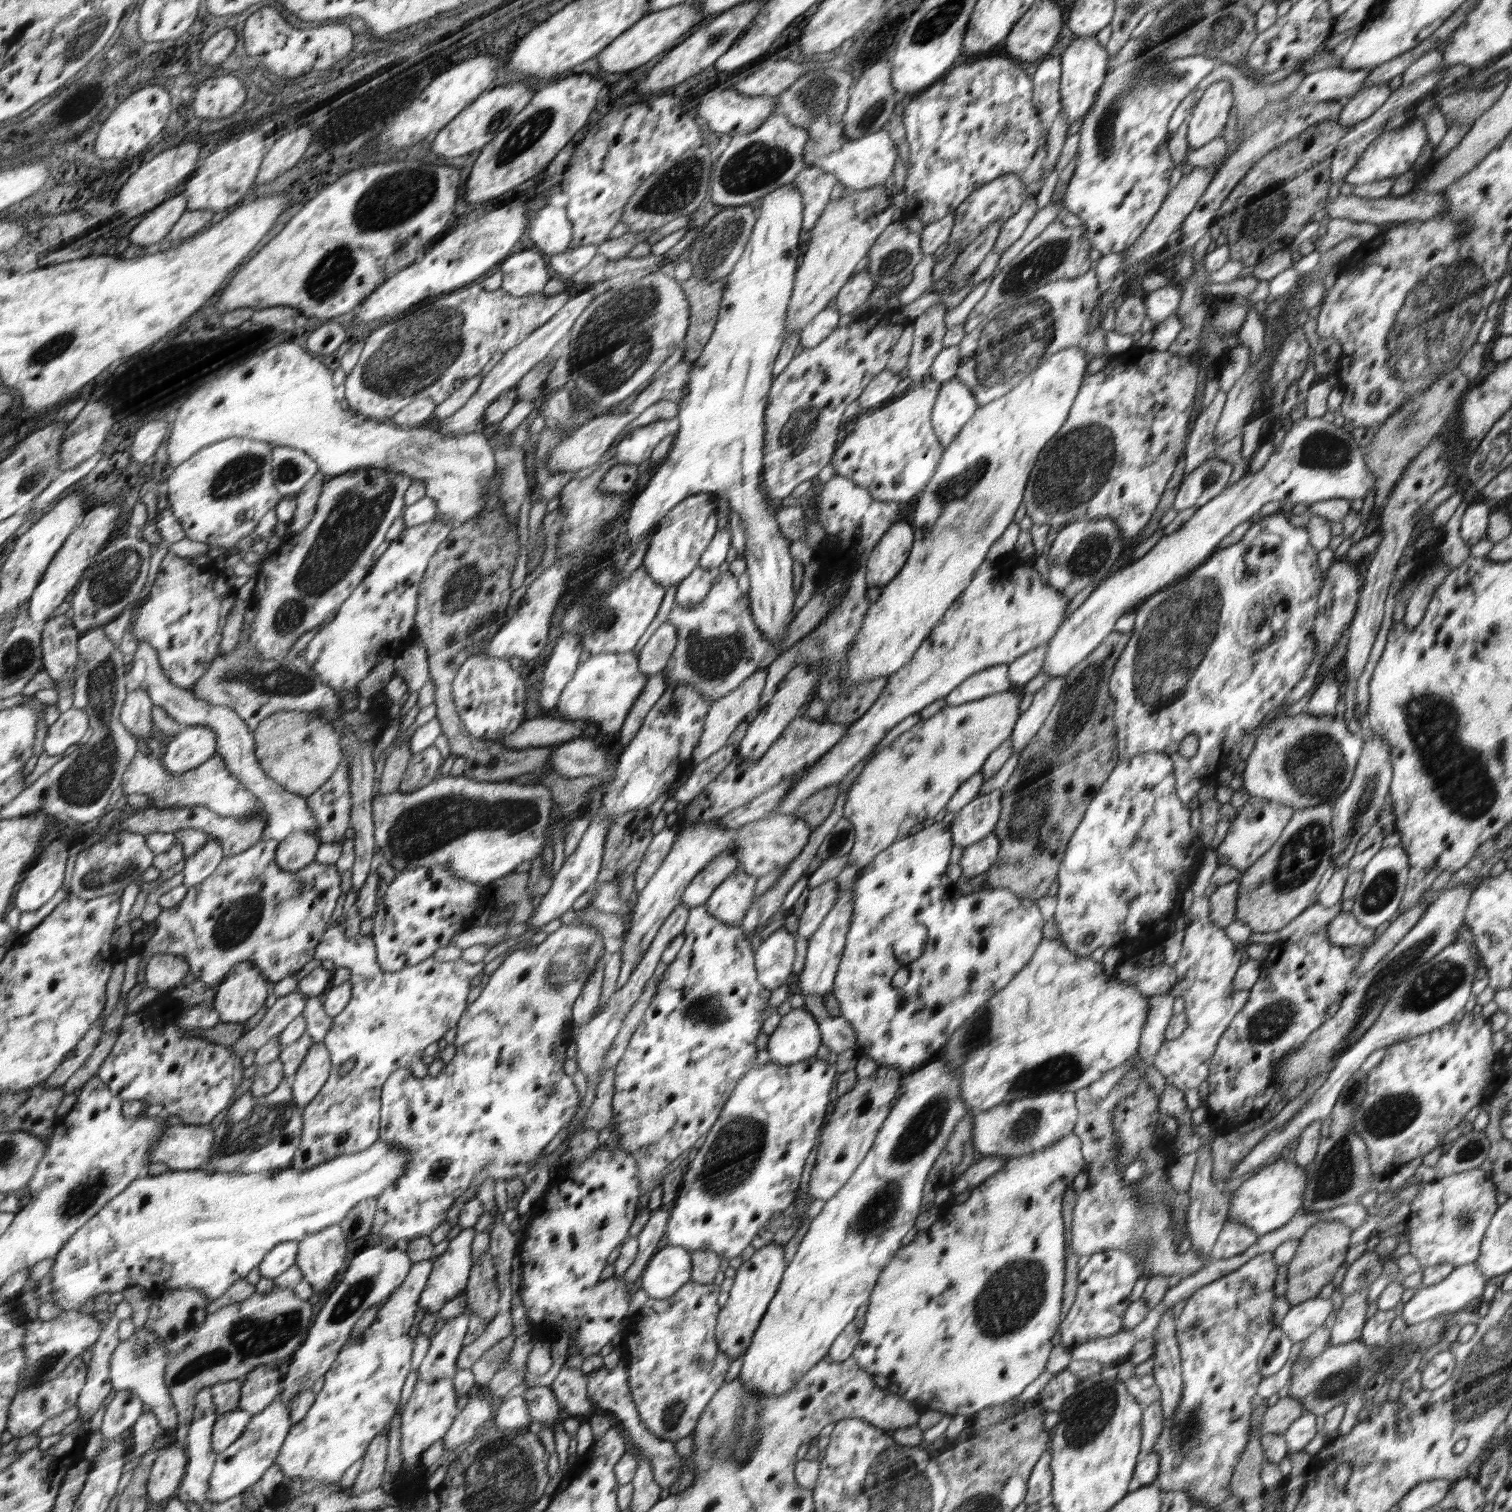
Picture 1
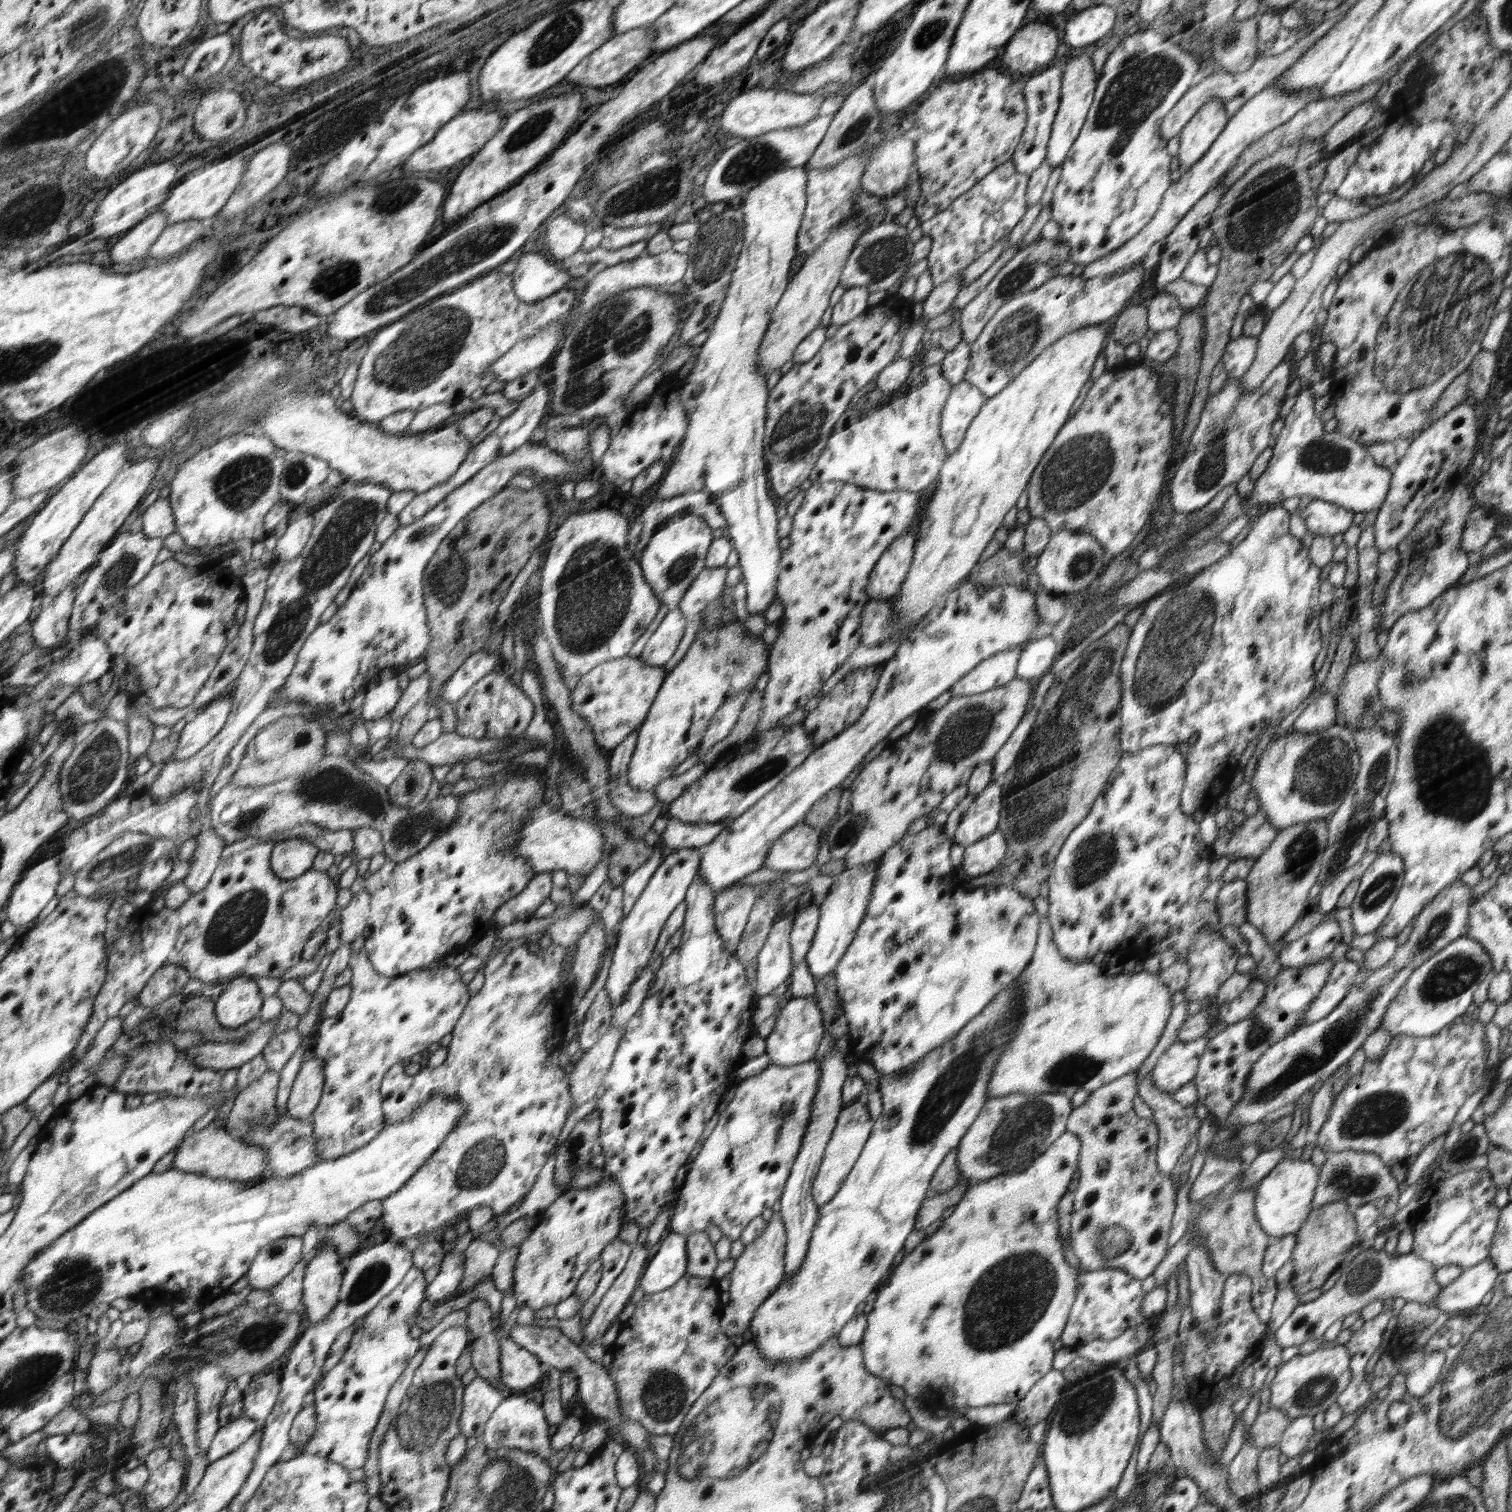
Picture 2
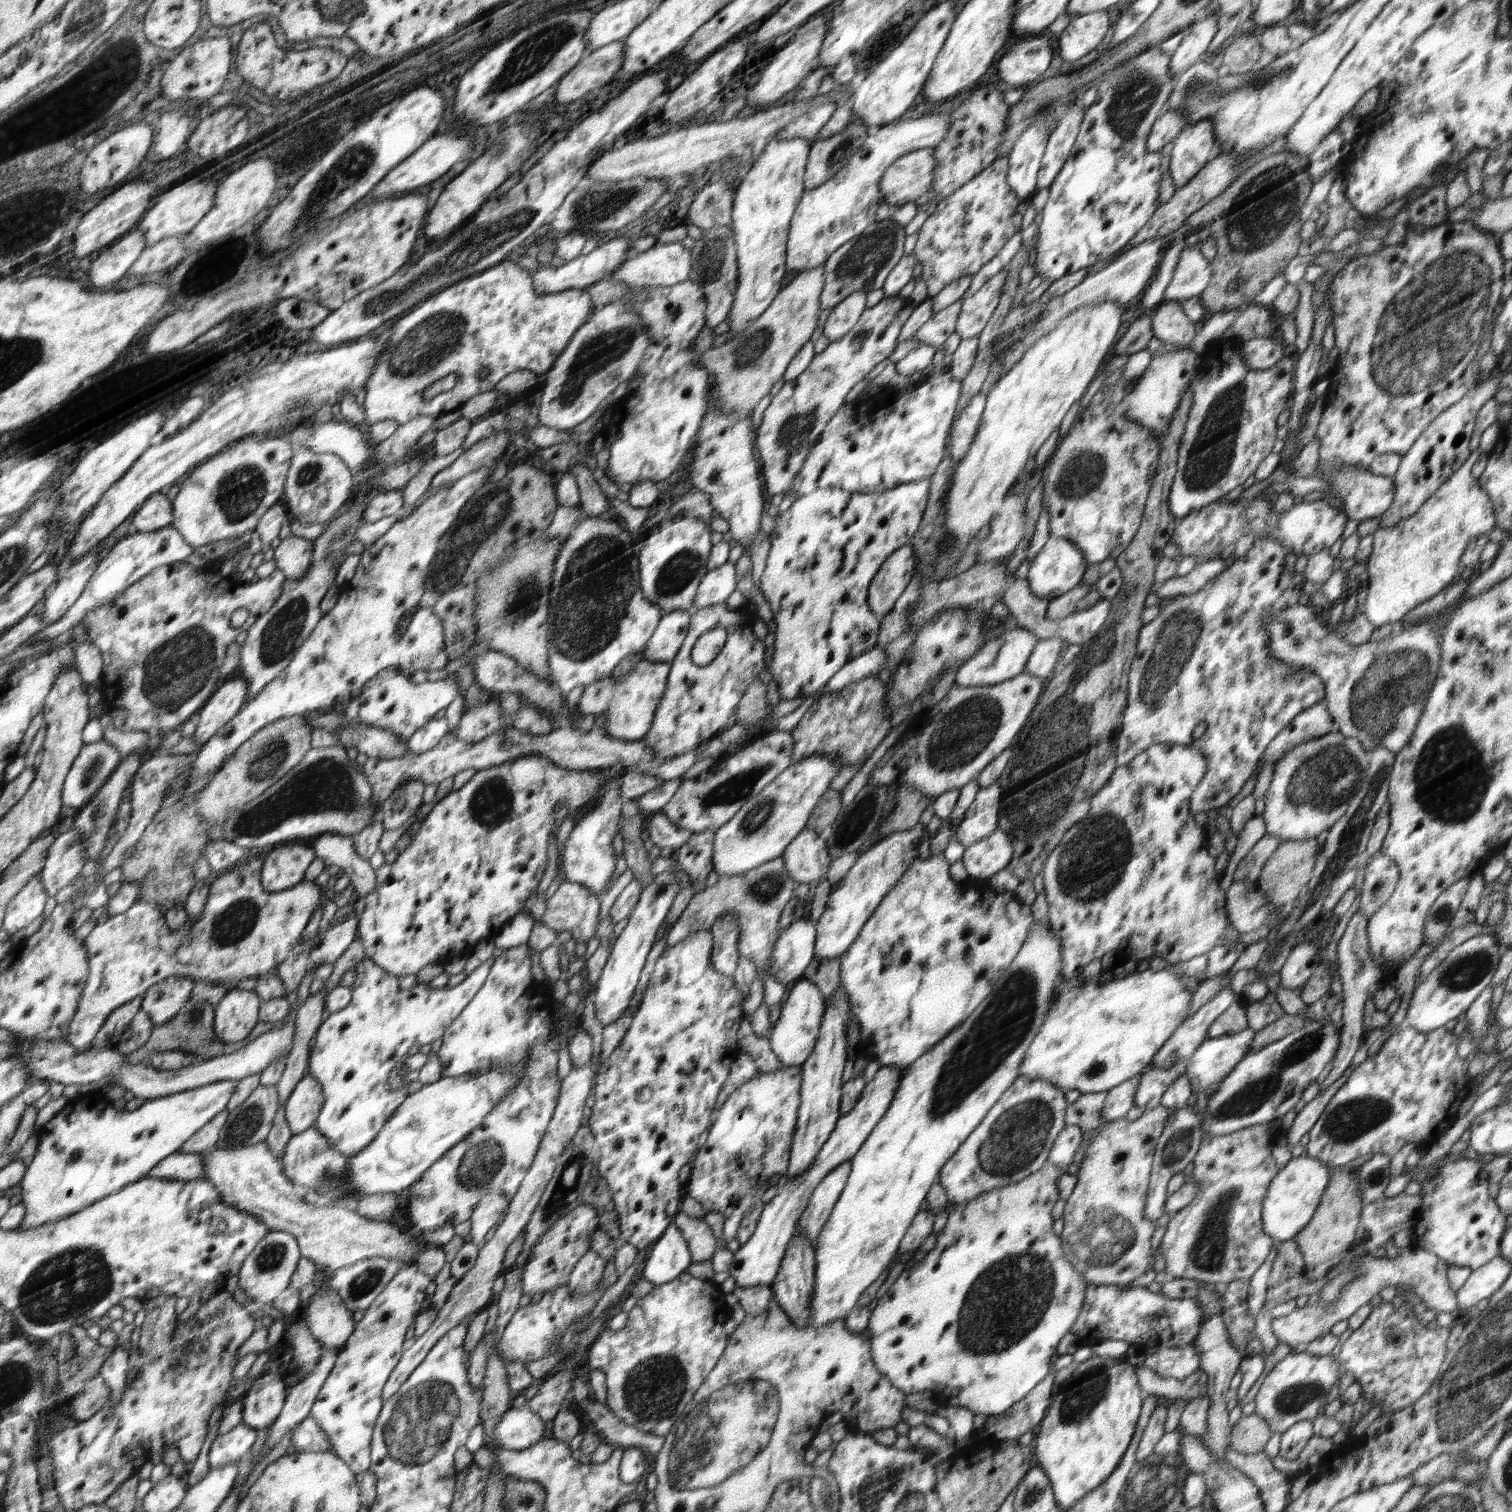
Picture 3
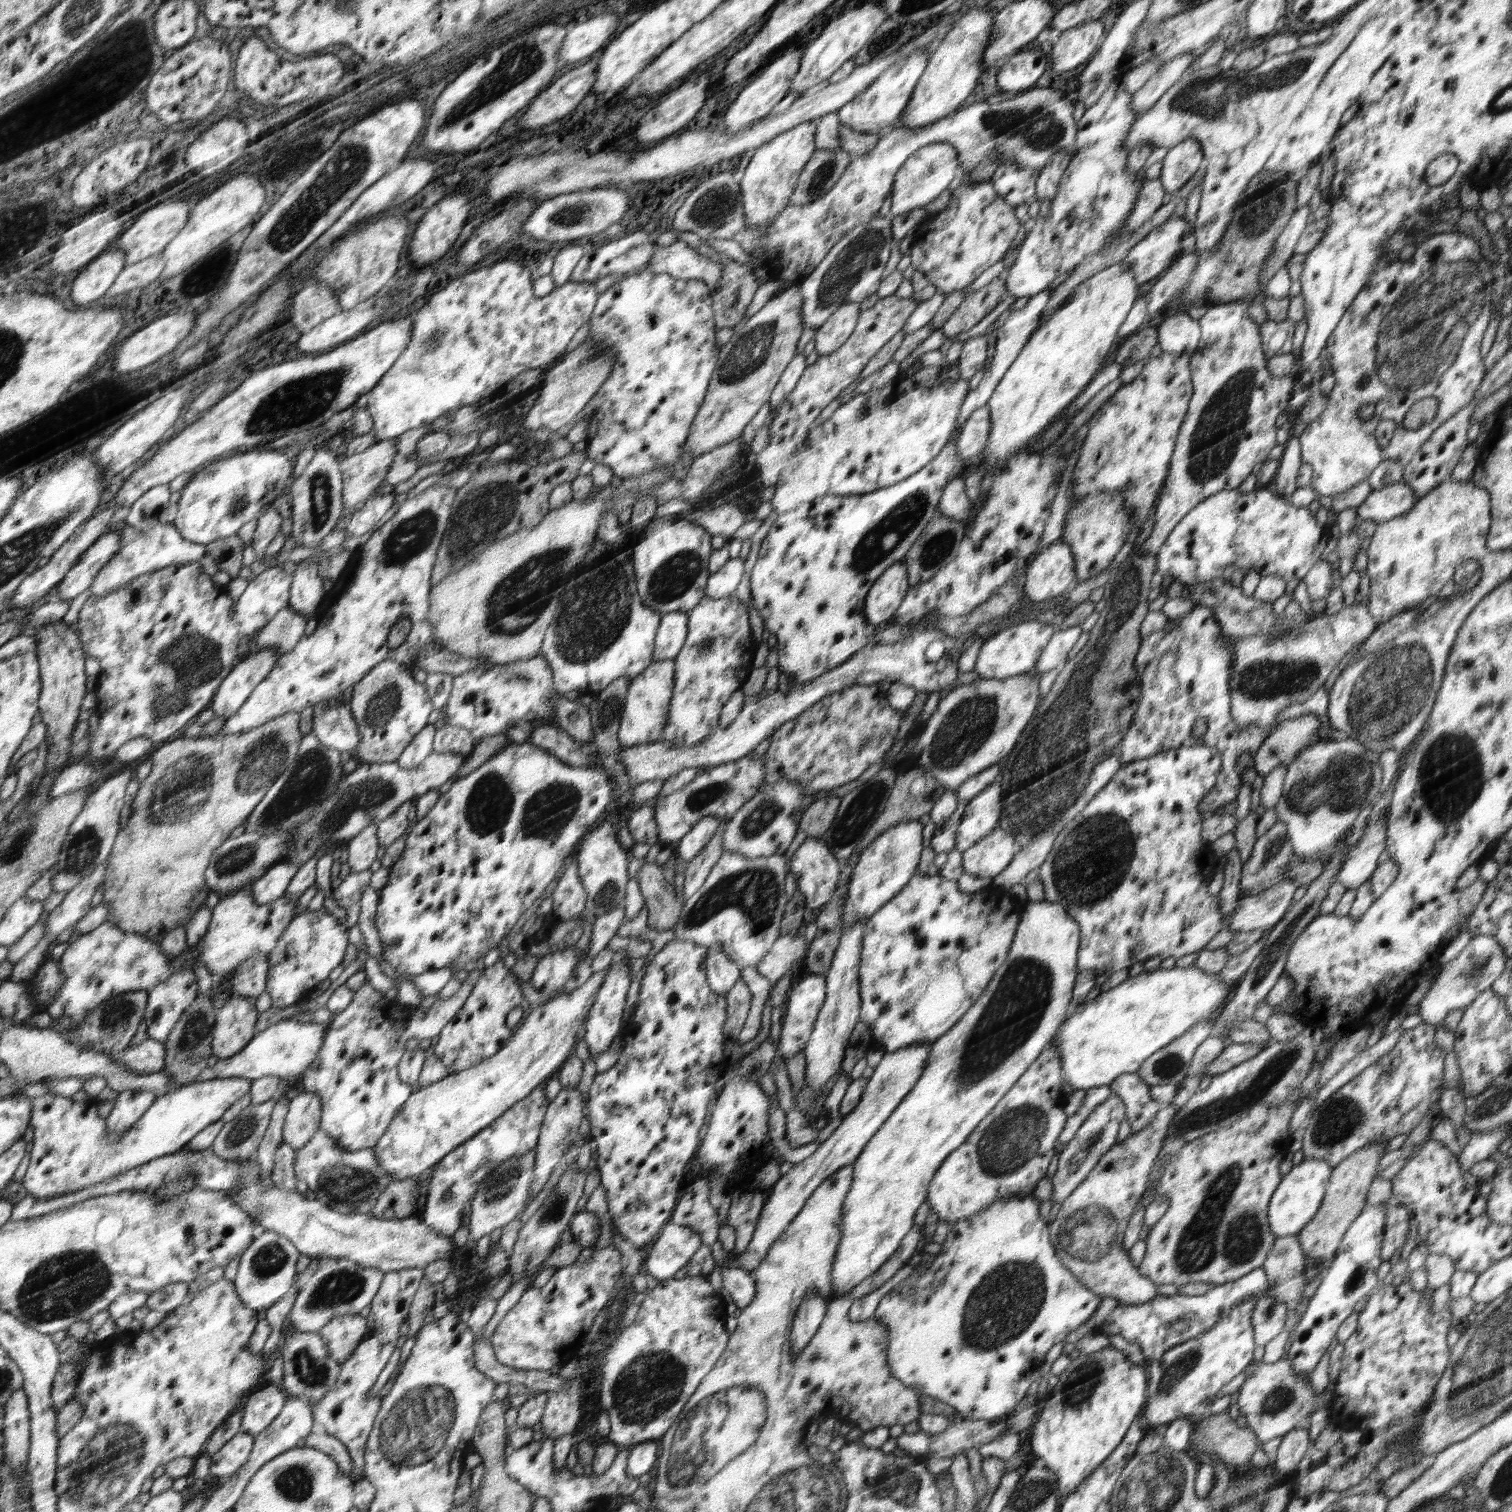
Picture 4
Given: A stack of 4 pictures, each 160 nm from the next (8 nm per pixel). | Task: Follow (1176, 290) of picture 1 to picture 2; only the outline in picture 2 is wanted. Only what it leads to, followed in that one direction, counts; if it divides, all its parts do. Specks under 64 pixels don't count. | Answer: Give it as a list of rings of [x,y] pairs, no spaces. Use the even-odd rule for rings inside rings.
[[[1160,291],[1148,306],[1148,326],[1154,333],[1176,329],[1184,314],[1176,296]]]

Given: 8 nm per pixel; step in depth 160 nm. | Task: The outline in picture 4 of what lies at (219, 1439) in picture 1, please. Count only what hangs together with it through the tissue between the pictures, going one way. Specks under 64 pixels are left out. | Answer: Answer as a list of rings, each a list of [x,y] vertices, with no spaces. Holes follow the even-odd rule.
[[[237,1434],[216,1456],[210,1465],[211,1474],[224,1481],[238,1474],[247,1464],[255,1446],[255,1435]]]

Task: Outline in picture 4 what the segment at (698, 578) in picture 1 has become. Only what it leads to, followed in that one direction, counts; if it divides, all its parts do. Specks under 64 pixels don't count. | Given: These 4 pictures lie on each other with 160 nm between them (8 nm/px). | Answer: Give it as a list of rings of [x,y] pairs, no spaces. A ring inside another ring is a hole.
[[[741,557],[731,558],[722,569],[711,574],[706,588],[706,596],[712,598],[724,598],[730,596],[736,590],[744,571],[745,560]]]

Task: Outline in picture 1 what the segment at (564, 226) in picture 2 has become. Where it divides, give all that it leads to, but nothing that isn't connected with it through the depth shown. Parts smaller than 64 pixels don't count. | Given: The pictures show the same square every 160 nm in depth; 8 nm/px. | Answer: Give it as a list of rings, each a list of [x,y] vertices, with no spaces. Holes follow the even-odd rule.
[[[544,198],[532,215],[525,242],[538,244],[538,250],[549,257],[560,254],[569,248],[573,235],[572,227],[567,210],[548,204]]]

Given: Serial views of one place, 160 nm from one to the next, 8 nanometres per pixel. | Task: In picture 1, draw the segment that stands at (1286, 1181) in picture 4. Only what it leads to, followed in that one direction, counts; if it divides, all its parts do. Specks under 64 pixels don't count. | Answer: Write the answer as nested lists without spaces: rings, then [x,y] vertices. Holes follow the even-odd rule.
[[[1280,1158],[1260,1169],[1232,1192],[1227,1221],[1238,1221],[1259,1236],[1284,1226],[1301,1209],[1308,1179],[1307,1172],[1294,1161]]]

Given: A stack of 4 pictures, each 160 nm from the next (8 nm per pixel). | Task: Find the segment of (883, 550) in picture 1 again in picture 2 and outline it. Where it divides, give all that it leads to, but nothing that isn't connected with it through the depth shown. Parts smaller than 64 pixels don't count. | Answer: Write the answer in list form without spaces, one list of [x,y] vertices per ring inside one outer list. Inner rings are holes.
[[[908,531],[887,548],[884,558],[879,558],[880,566],[872,570],[872,586],[867,586],[872,599],[885,602],[899,592],[914,561],[915,542],[916,536]]]

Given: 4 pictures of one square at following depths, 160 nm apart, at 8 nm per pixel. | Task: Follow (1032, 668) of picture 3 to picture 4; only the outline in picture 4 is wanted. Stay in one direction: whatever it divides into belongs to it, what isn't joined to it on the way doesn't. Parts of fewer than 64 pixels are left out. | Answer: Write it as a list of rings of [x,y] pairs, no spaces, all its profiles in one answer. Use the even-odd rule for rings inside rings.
[[[1081,625],[1056,632],[1048,641],[1046,648],[1039,656],[1039,660],[1036,661],[1034,670],[1044,674],[1054,668],[1060,668],[1066,662],[1066,657],[1070,654],[1072,647],[1075,646],[1081,632]]]

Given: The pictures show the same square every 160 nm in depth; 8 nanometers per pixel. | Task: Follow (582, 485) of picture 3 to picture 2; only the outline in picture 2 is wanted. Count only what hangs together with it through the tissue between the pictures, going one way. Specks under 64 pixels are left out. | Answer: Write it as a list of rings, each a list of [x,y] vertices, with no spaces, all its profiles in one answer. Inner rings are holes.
[[[563,424],[553,430],[546,430],[544,440],[526,443],[514,449],[506,456],[500,456],[481,468],[478,473],[471,476],[463,485],[448,494],[434,508],[431,508],[420,518],[406,526],[400,525],[392,536],[389,536],[382,546],[372,553],[369,563],[361,569],[360,574],[354,580],[354,586],[347,592],[346,602],[341,600],[336,613],[323,625],[318,626],[310,634],[302,652],[299,653],[298,664],[292,670],[287,681],[281,686],[281,692],[287,698],[305,698],[309,702],[322,704],[327,702],[334,707],[339,714],[346,715],[348,706],[352,702],[352,696],[358,694],[358,690],[378,676],[382,668],[396,667],[397,664],[416,666],[425,661],[425,653],[431,644],[431,629],[427,622],[427,607],[423,598],[423,573],[429,560],[434,556],[439,544],[446,535],[468,513],[482,505],[491,496],[508,488],[508,482],[523,469],[533,469],[536,474],[550,479],[560,478],[578,470],[592,470],[594,462],[591,459],[589,449],[590,433],[584,428],[566,428]]]

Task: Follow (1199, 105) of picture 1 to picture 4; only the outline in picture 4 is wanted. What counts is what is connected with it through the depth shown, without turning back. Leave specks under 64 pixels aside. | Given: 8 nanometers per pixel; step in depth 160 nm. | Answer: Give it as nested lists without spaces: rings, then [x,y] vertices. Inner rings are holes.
[[[1191,135],[1169,148],[1159,175],[1163,189],[1169,193],[1181,189],[1194,176],[1202,162],[1202,147]]]

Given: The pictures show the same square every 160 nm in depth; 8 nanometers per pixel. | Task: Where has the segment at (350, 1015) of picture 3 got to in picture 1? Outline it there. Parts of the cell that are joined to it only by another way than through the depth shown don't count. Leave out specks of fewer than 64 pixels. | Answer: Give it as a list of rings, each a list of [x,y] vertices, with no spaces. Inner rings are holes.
[[[332,919],[315,948],[314,957],[321,961],[333,960],[335,970],[340,967],[350,969],[349,981],[354,989],[346,1008],[333,1017],[332,1026],[323,1041],[332,1046],[332,1078],[328,1077],[328,1086],[323,1086],[324,1090],[320,1089],[320,1098],[316,1096],[303,1107],[301,1141],[290,1162],[292,1168],[301,1171],[314,1169],[336,1157],[359,1153],[379,1140],[381,1090],[388,1075],[398,1069],[411,1070],[416,1062],[422,1061],[421,1054],[428,1045],[439,1042],[450,1028],[455,1028],[466,1010],[466,997],[470,992],[472,979],[483,968],[483,964],[472,964],[462,959],[439,962],[430,957],[402,970],[384,971],[376,959],[374,934],[358,934],[354,938],[347,938],[340,925],[335,926]],[[350,1058],[356,1061],[354,1067],[347,1075],[339,1075],[340,1066]]]

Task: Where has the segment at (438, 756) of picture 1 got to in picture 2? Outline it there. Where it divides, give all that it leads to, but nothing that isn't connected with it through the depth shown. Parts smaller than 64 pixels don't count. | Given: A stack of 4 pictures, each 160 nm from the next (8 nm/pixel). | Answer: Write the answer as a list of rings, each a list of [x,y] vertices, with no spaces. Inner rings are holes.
[[[408,761],[402,773],[387,788],[390,805],[416,807],[424,801],[433,781],[432,764]]]

